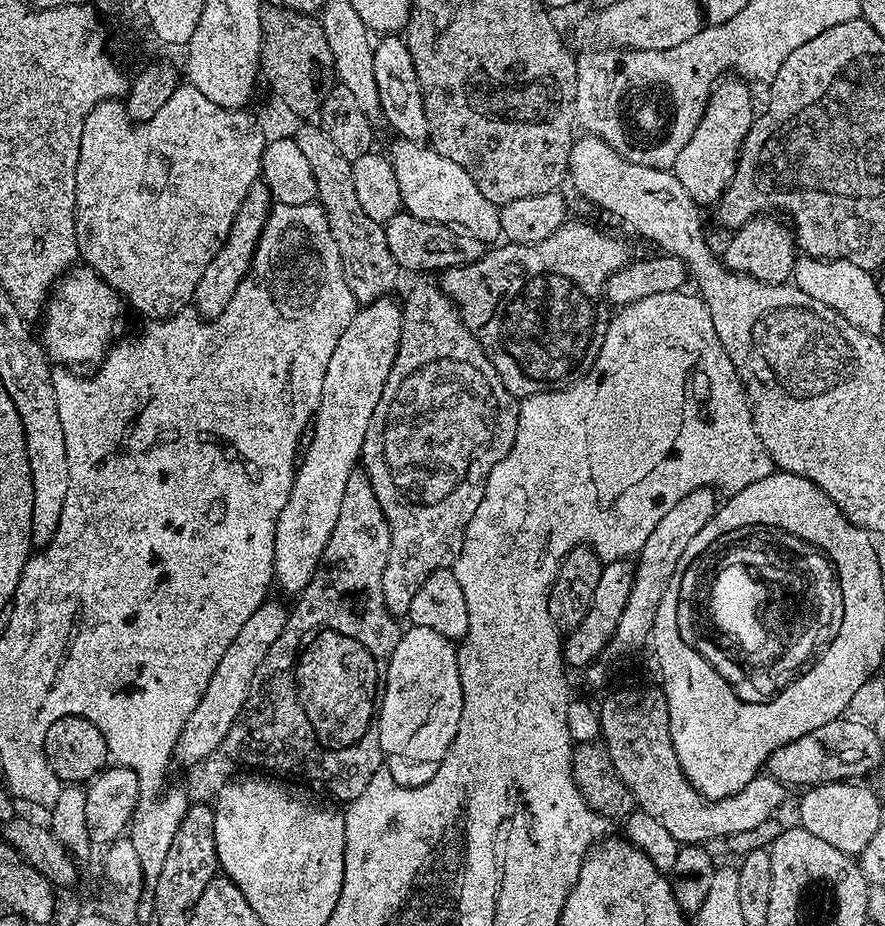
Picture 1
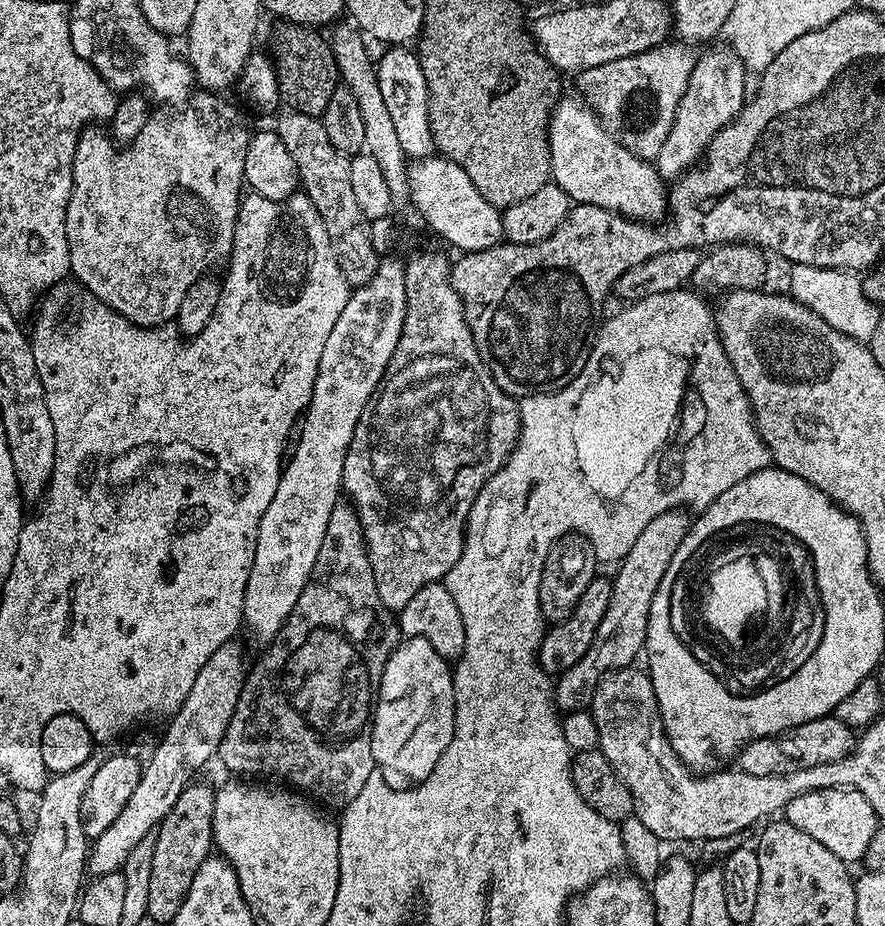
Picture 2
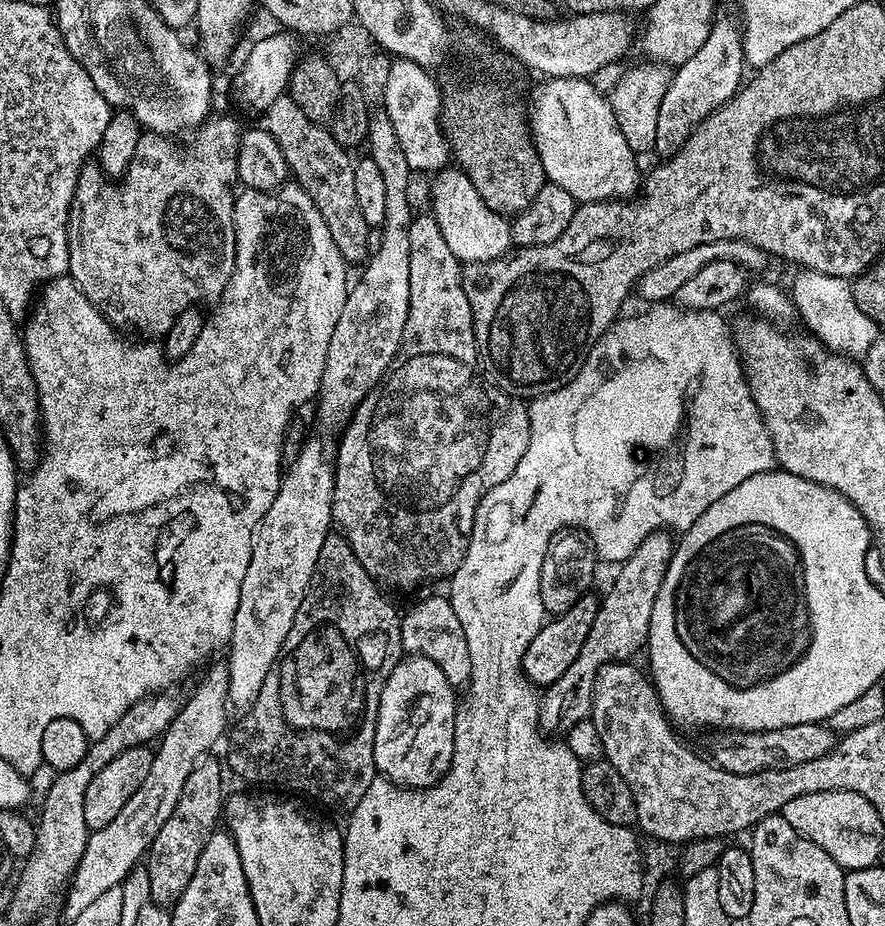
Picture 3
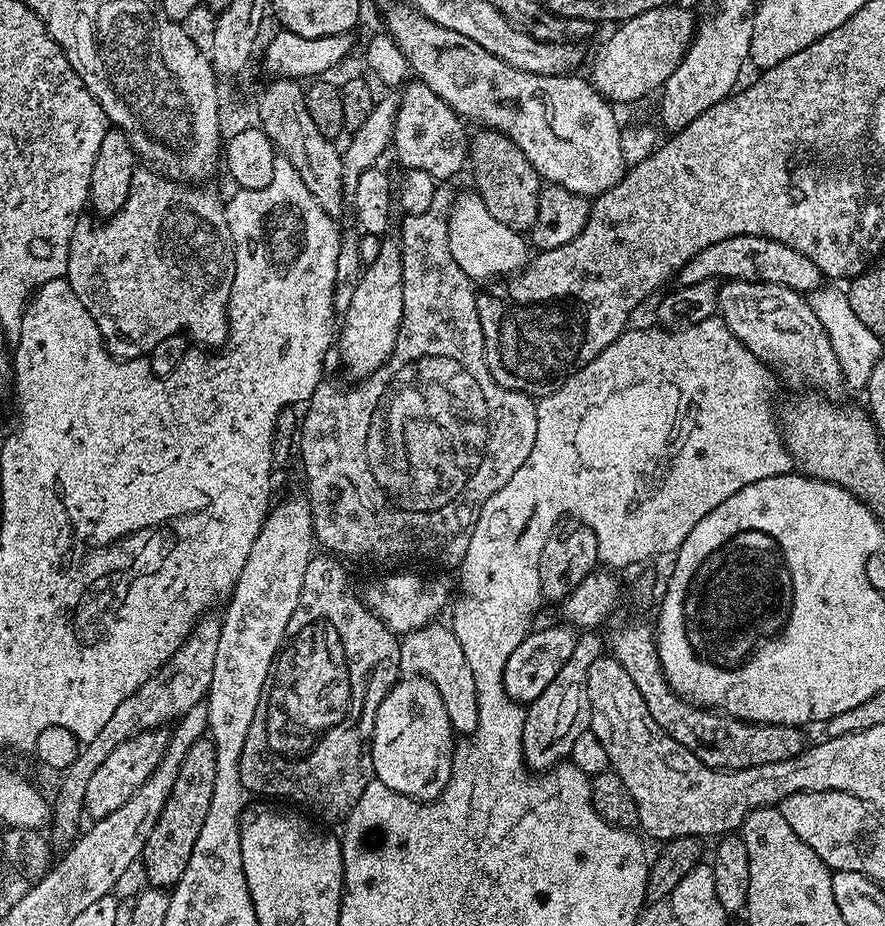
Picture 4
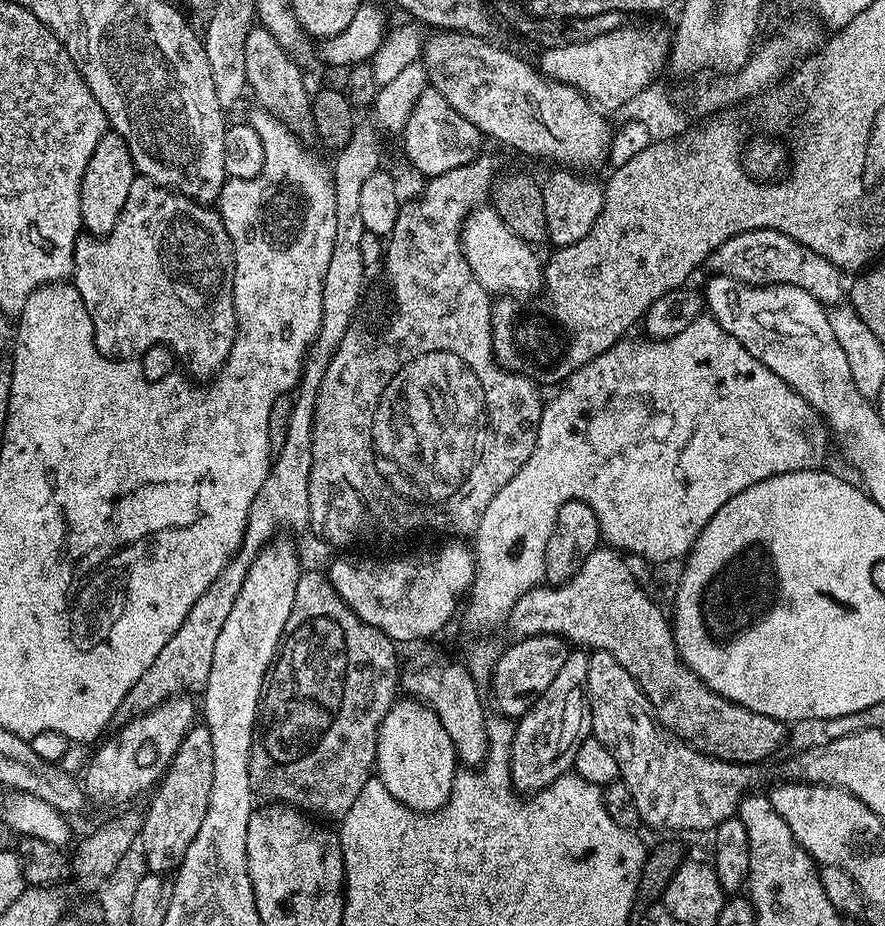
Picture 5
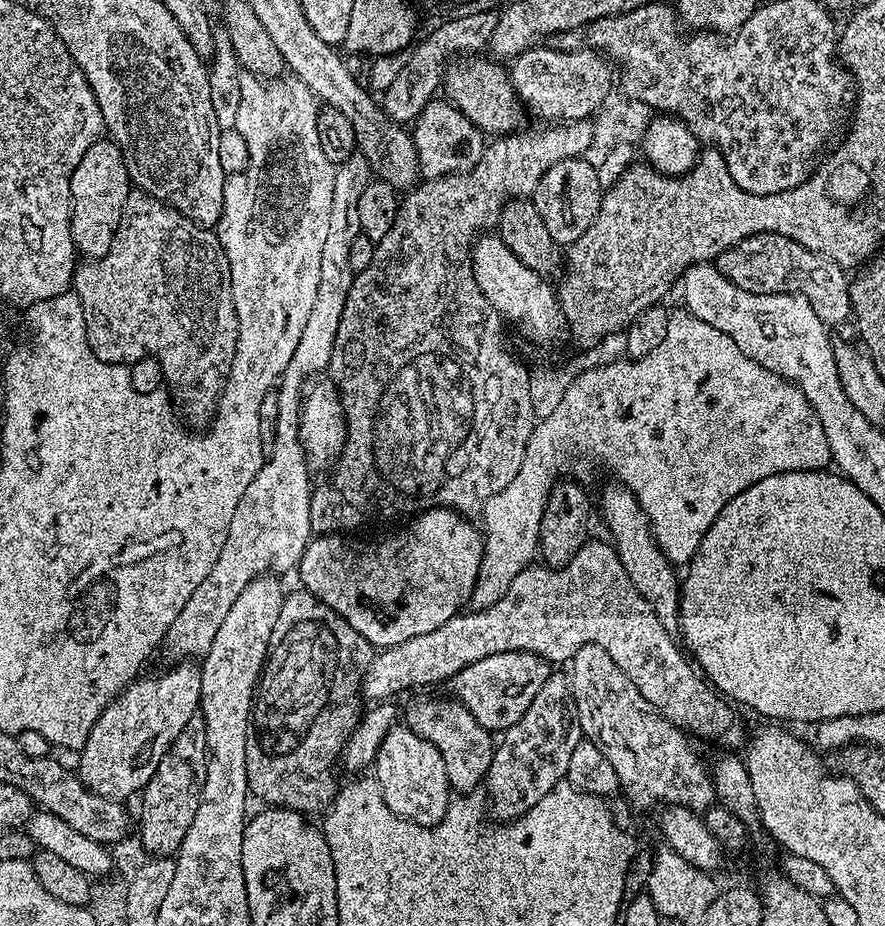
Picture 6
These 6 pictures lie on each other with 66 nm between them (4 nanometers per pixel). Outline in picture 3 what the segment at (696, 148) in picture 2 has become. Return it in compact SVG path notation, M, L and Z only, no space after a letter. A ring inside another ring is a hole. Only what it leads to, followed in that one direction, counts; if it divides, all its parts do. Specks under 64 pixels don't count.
M717 19L706 42L702 42L700 49L675 69L662 109L663 115L672 119L666 124L669 142L675 146L683 145L697 124L703 123L712 113L724 107L740 91L745 79L744 68L746 69L744 43L737 21L735 24L732 20Z

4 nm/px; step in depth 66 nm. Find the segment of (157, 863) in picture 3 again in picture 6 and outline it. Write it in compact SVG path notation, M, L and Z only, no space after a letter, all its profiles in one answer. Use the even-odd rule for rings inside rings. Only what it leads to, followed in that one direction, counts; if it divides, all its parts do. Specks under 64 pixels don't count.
M197 714L186 723L186 728L178 738L175 738L174 744L170 746L162 762L158 763L157 770L142 791L144 809L140 812L138 835L148 854L172 858L180 851L182 838L186 838L190 822L194 822L194 814L198 814L207 769L206 722L203 716Z

